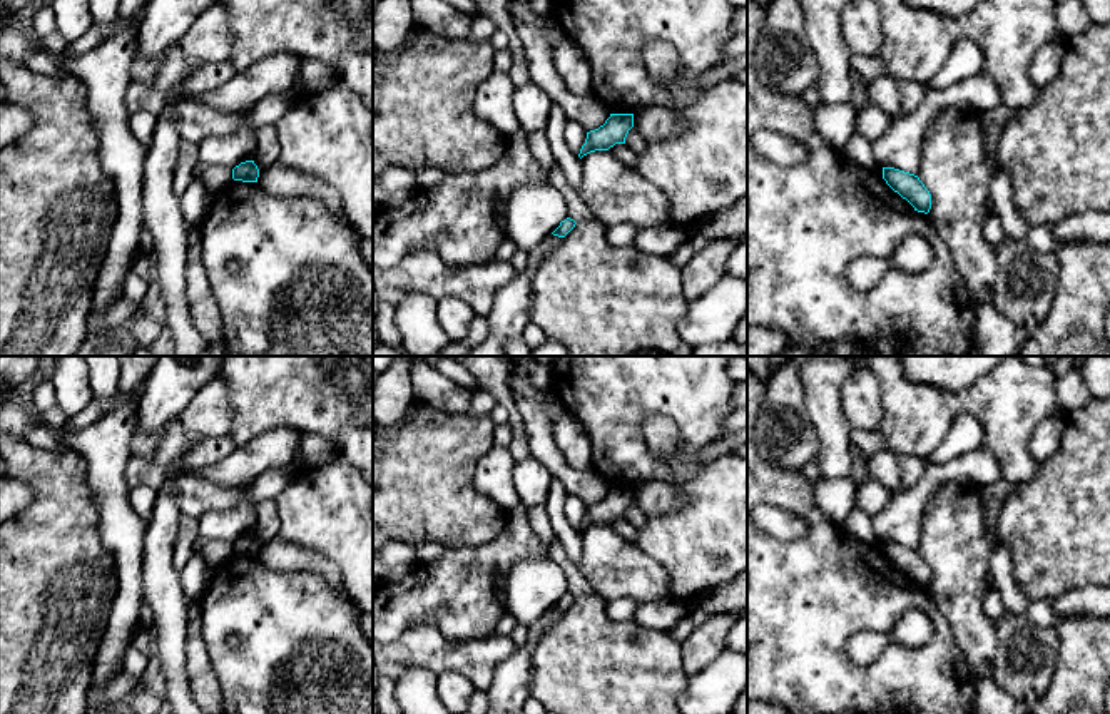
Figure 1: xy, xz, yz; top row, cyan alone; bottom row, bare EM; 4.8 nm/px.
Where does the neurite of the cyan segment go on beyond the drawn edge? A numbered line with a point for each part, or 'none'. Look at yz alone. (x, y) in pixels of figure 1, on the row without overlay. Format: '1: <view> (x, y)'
none

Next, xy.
none

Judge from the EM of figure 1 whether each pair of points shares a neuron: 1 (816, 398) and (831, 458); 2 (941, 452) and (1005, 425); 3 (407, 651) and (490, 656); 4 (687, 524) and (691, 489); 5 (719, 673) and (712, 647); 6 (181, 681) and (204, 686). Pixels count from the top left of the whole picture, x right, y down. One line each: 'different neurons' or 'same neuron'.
1: same neuron
2: different neurons
3: same neuron
4: same neuron
5: different neurons
6: different neurons

